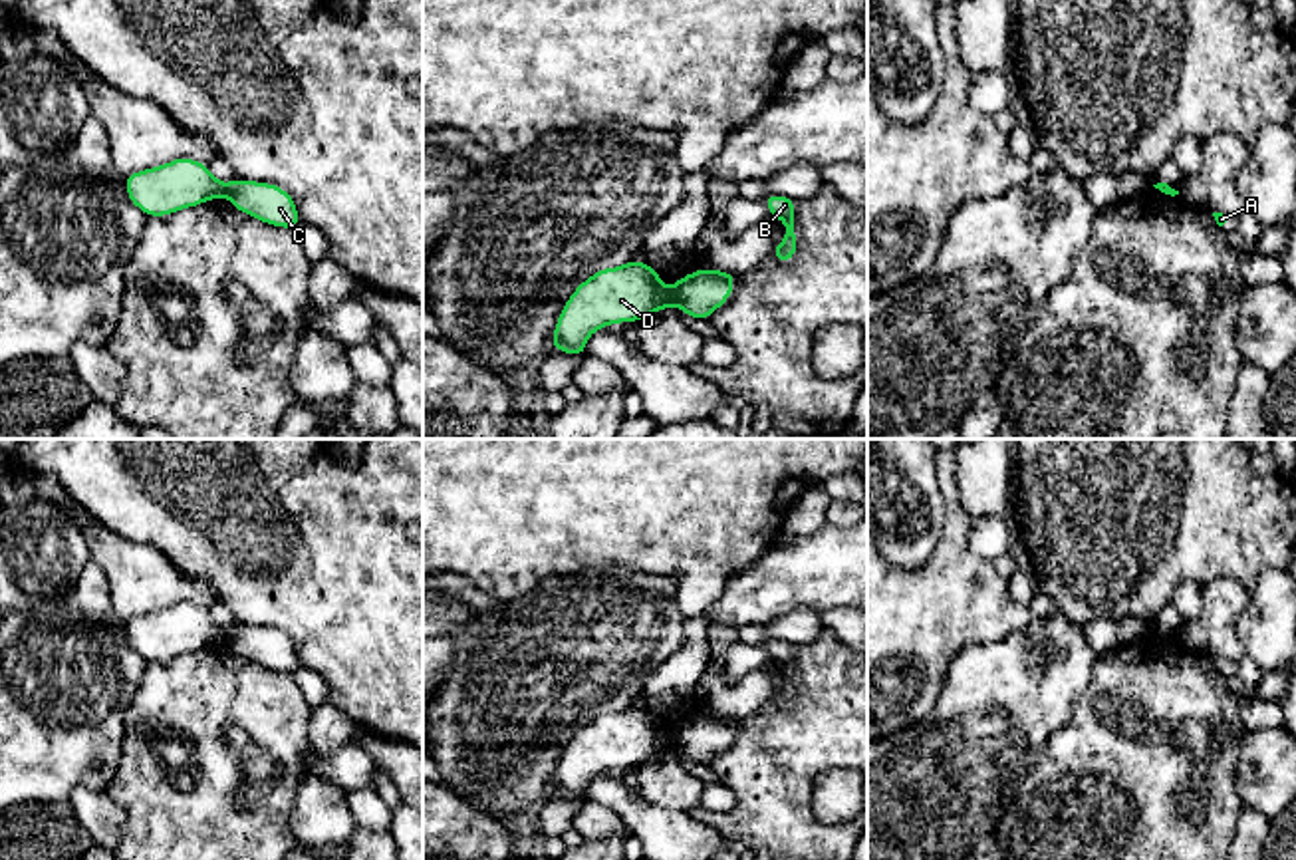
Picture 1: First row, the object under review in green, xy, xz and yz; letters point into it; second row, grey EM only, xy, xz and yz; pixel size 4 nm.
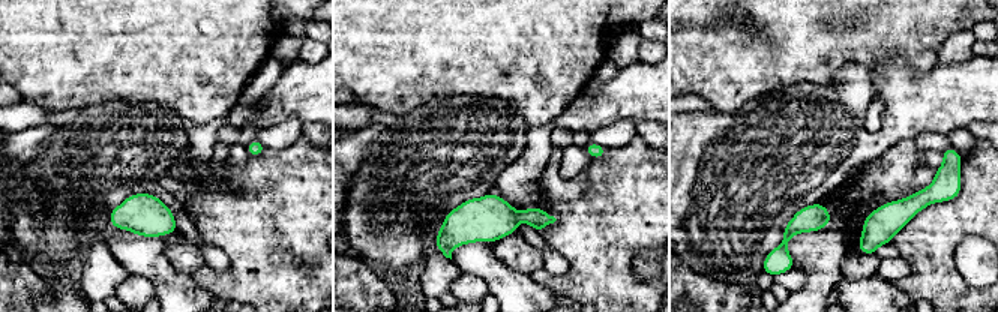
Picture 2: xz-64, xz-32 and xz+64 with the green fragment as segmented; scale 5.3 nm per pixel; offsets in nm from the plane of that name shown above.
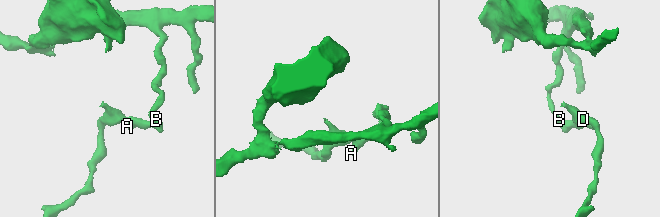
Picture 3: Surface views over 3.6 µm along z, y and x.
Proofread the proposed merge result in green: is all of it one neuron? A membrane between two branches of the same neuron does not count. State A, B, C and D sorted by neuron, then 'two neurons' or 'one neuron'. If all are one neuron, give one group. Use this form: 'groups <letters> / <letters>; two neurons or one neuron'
groups A B C / D; two neurons

